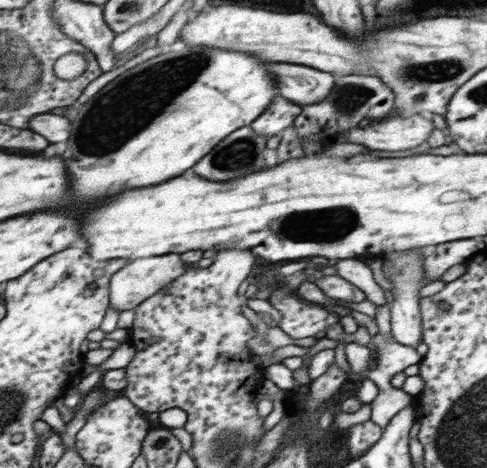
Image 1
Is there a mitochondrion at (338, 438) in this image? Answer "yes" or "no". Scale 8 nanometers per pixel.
no

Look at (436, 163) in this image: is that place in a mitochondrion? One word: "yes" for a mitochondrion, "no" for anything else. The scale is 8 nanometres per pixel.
no

